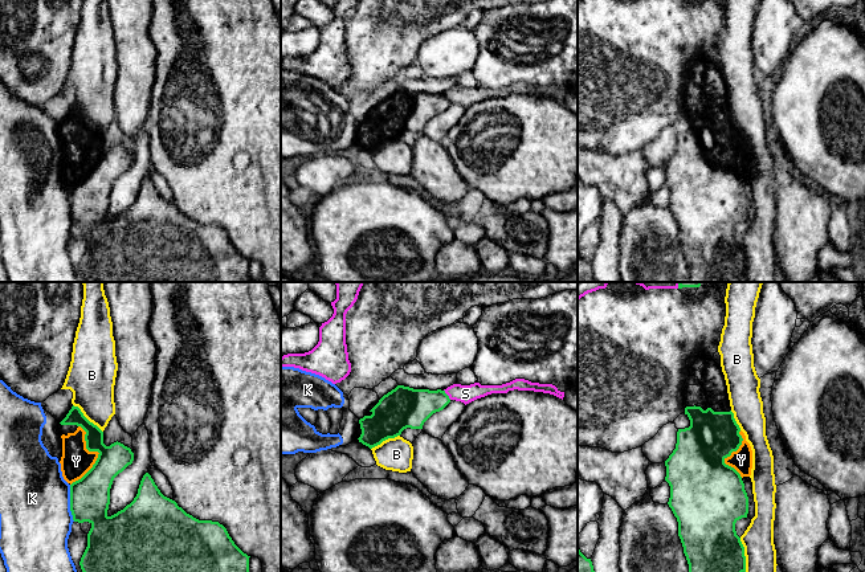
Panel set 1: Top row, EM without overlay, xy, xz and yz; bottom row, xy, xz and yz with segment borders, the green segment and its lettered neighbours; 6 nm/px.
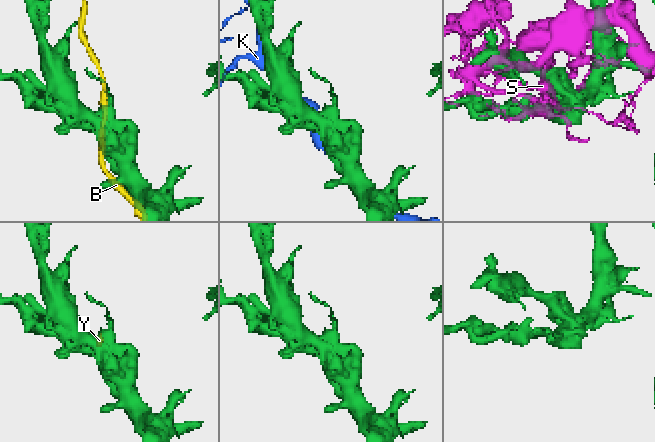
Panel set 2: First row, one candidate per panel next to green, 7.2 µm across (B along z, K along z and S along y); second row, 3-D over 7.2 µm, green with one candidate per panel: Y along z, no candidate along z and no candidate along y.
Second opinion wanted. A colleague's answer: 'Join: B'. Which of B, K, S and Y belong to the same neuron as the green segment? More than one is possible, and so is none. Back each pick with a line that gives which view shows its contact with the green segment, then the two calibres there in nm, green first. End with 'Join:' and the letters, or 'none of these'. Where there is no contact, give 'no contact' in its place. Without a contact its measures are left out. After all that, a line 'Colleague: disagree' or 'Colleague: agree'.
Join: none of these
Colleague: disagree

